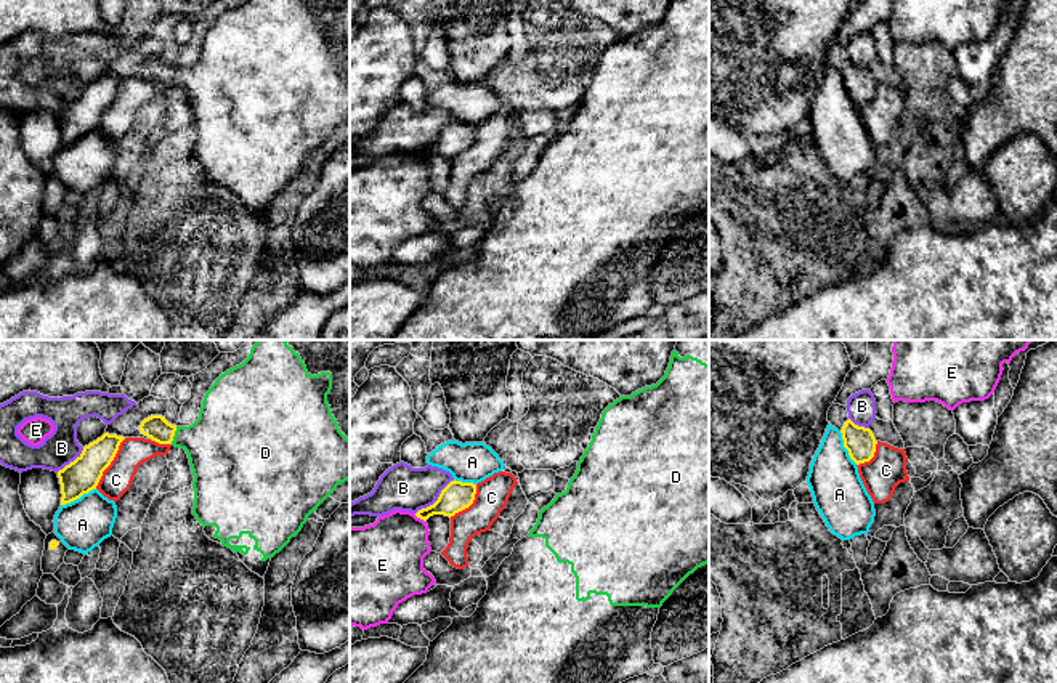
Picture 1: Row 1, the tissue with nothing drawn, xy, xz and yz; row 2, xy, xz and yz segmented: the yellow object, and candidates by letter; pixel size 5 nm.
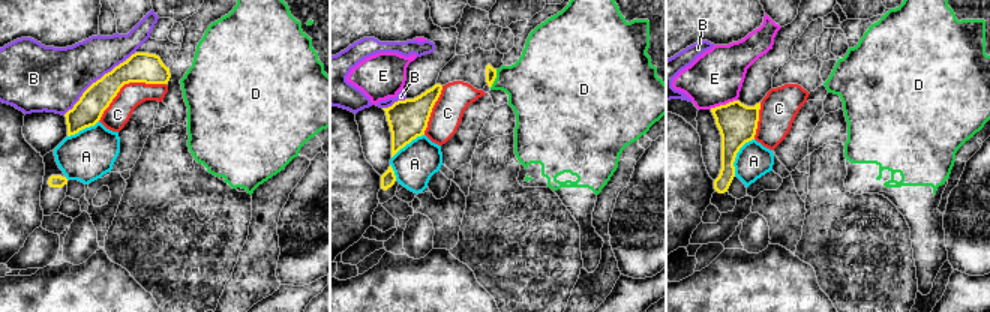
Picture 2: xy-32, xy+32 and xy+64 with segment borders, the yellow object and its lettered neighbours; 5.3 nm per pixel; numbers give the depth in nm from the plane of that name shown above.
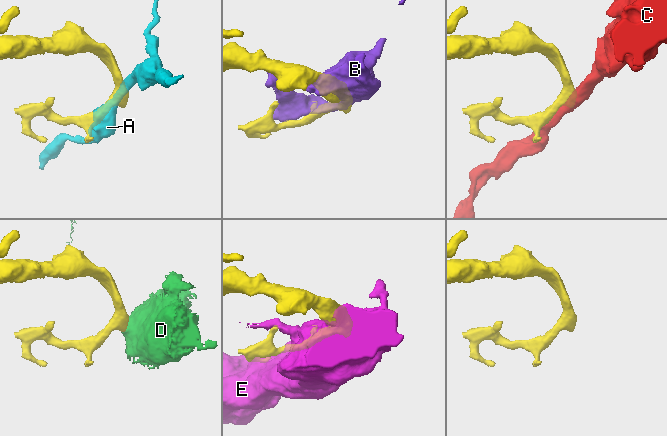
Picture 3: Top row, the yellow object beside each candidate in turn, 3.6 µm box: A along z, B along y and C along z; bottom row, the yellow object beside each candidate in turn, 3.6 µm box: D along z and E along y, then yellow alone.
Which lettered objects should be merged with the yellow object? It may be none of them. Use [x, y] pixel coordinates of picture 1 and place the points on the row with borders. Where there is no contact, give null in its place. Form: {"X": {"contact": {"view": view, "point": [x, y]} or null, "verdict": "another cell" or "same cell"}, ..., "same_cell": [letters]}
{"A": {"contact": {"view": "xy", "point": [77, 497]}, "verdict": "another cell"}, "B": {"contact": {"view": "xz", "point": [438, 499]}, "verdict": "another cell"}, "C": {"contact": {"view": "xy", "point": [109, 464]}, "verdict": "another cell"}, "D": {"contact": {"view": "xy", "point": [174, 435]}, "verdict": "same cell"}, "E": {"contact": {"view": "xz", "point": [421, 518]}, "verdict": "another cell"}, "same_cell": ["D"]}

